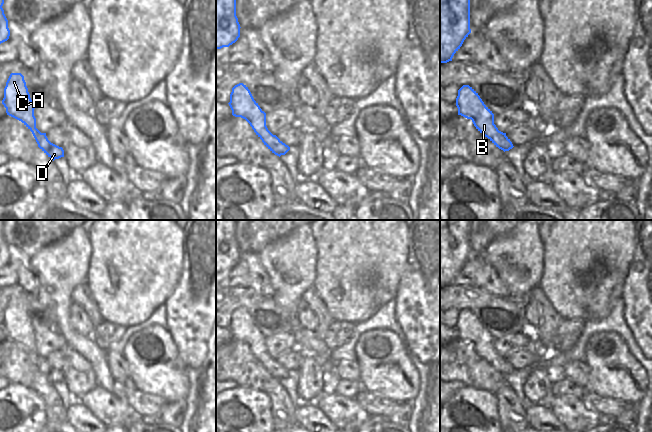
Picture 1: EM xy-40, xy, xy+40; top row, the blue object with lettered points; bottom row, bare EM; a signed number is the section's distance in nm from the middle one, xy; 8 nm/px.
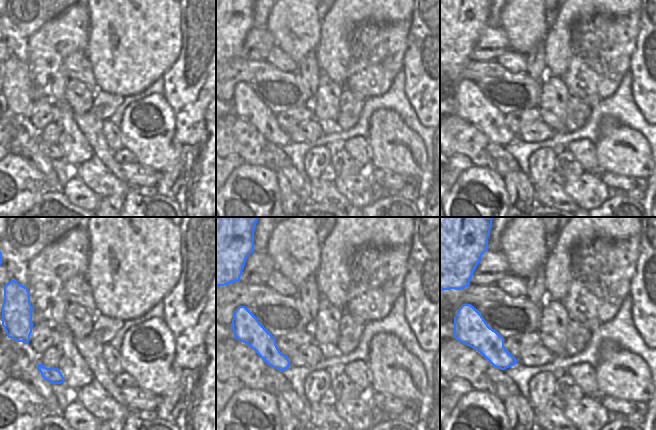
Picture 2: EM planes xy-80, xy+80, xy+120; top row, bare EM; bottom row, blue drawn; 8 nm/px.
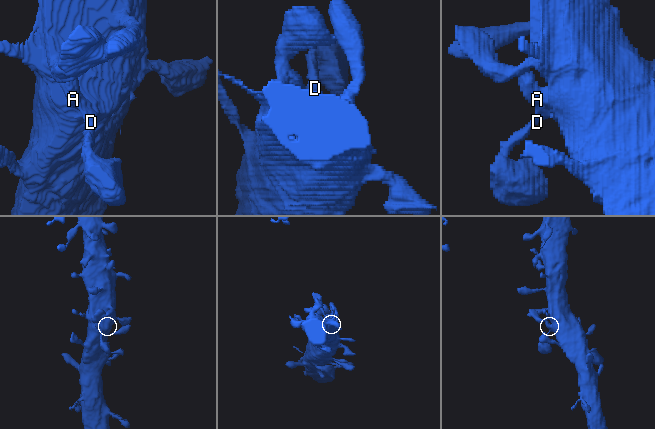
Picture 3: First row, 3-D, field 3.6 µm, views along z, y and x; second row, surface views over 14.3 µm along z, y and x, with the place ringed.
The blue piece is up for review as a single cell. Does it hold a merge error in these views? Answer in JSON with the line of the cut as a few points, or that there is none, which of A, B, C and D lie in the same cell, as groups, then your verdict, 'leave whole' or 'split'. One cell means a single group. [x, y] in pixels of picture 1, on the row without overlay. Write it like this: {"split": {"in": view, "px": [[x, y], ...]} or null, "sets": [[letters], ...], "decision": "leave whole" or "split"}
{"split": null, "sets": [["A", "B", "C", "D"]], "decision": "leave whole"}

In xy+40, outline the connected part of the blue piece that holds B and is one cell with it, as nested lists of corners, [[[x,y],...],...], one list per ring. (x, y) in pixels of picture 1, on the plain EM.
[[[463,309],[458,314],[456,330],[458,339],[471,343],[476,353],[496,371],[504,376],[514,371],[506,357],[498,354],[494,348],[494,338],[472,311]]]

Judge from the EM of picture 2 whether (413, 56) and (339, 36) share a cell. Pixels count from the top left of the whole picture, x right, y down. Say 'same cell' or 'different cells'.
different cells

